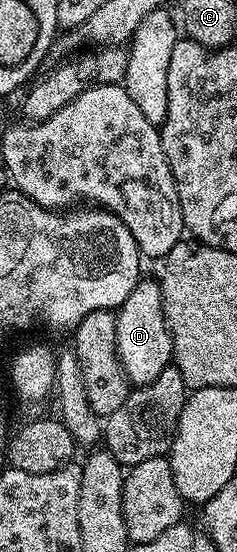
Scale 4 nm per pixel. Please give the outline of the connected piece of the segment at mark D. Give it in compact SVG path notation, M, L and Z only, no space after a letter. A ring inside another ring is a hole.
M140 279L135 289L129 291L129 299L125 299L125 303L121 303L115 313L115 338L119 362L132 386L153 383L153 379L157 379L157 375L161 375L161 371L165 371L172 364L173 339L163 314L158 280Z

